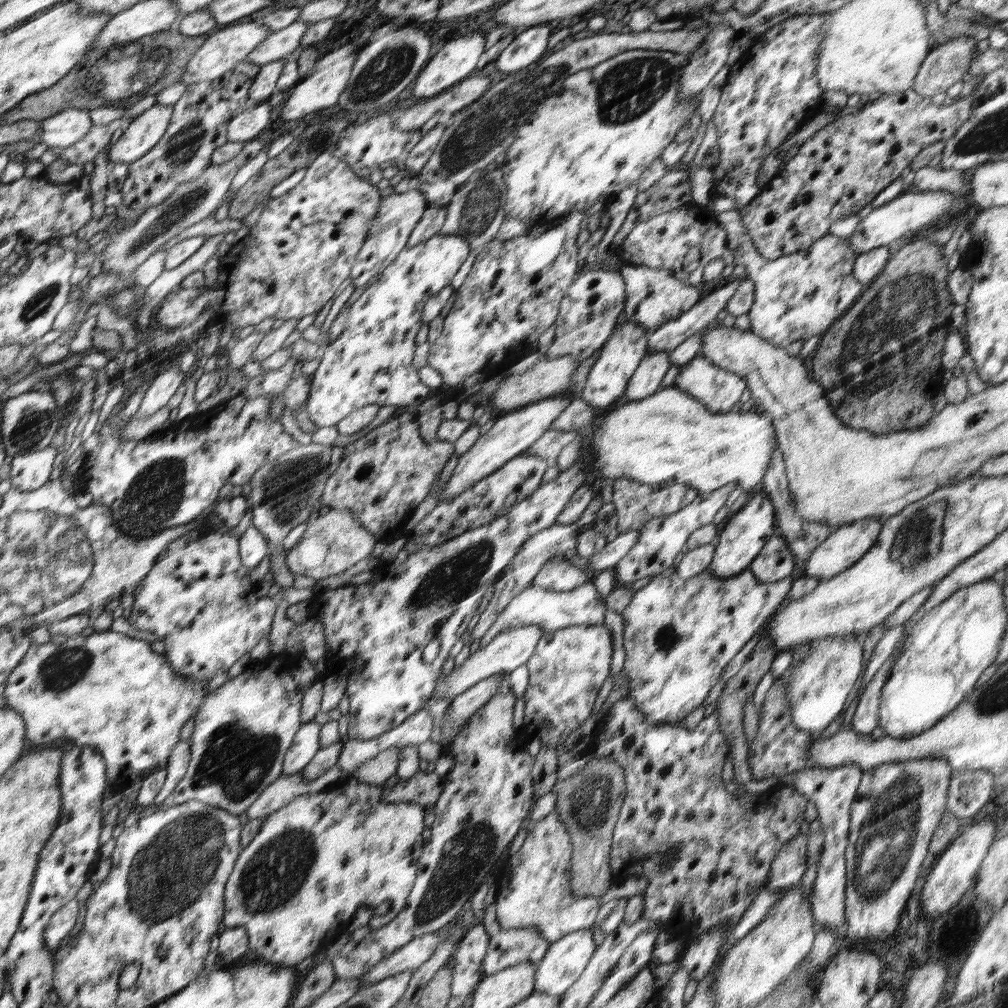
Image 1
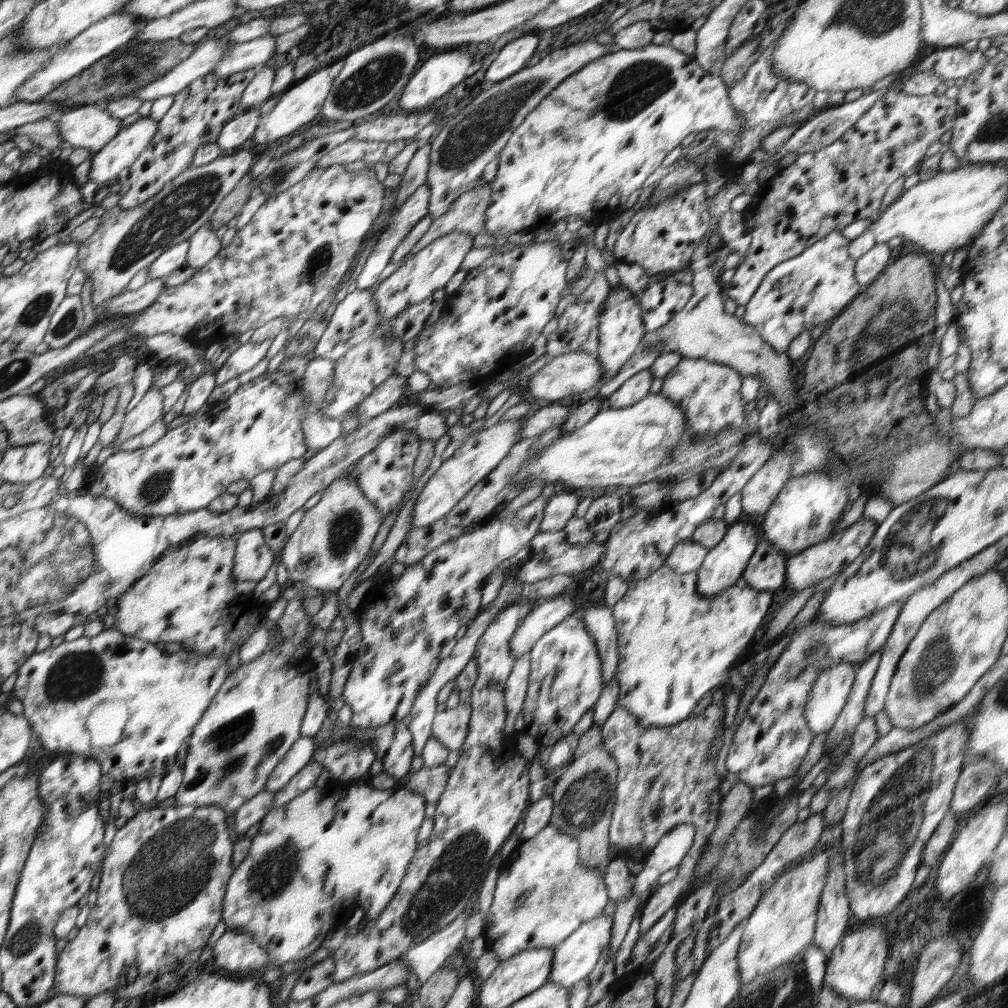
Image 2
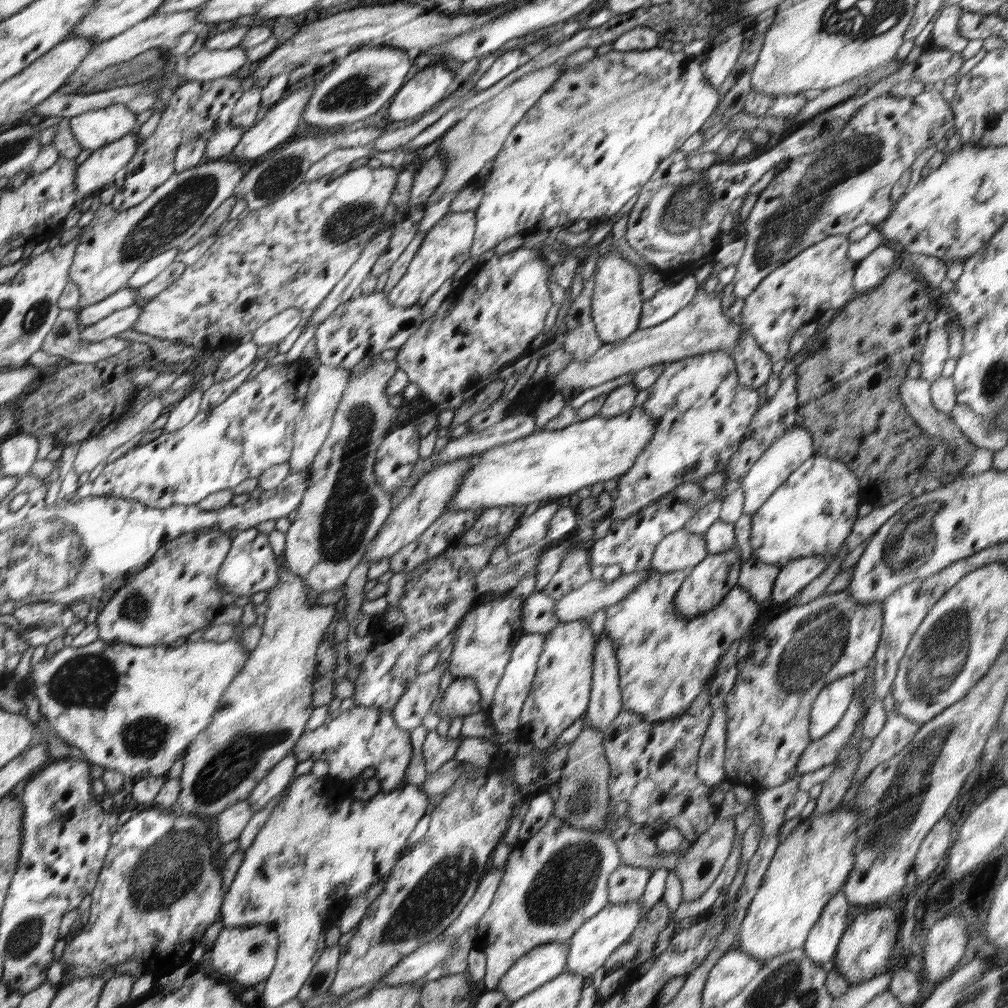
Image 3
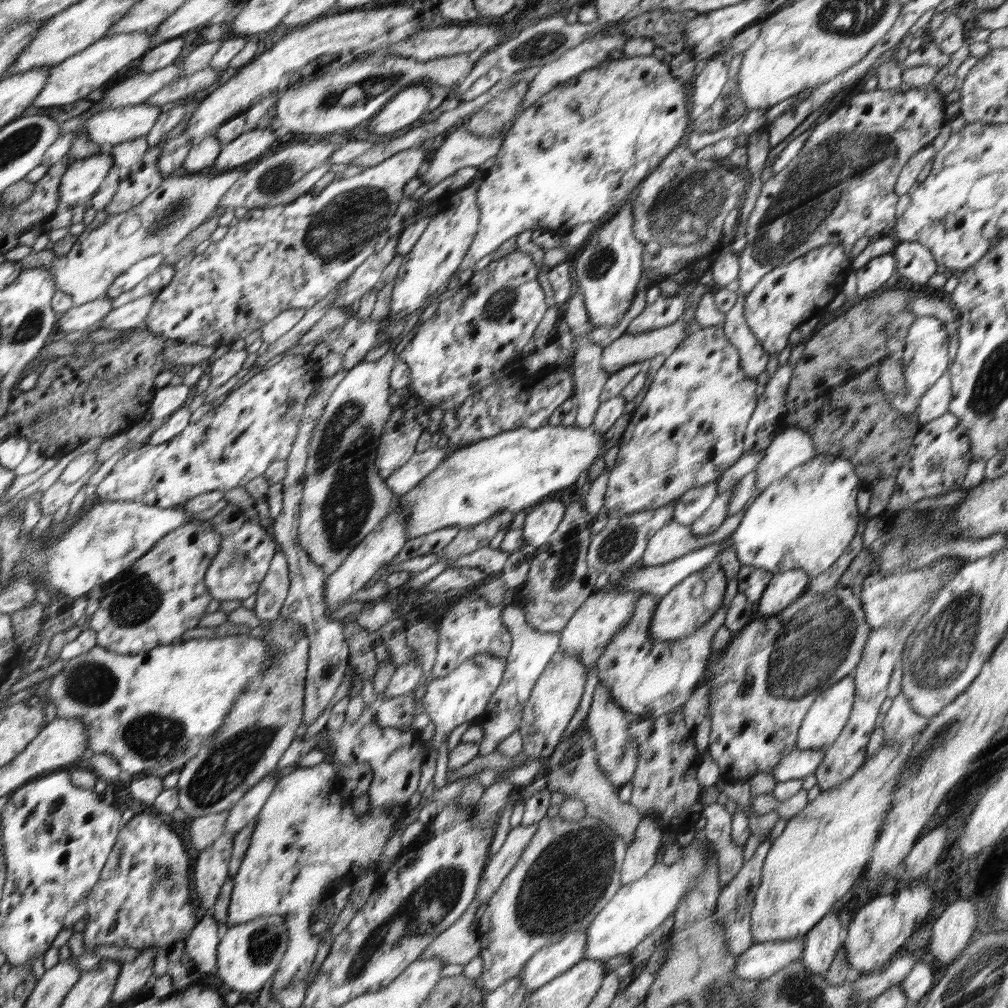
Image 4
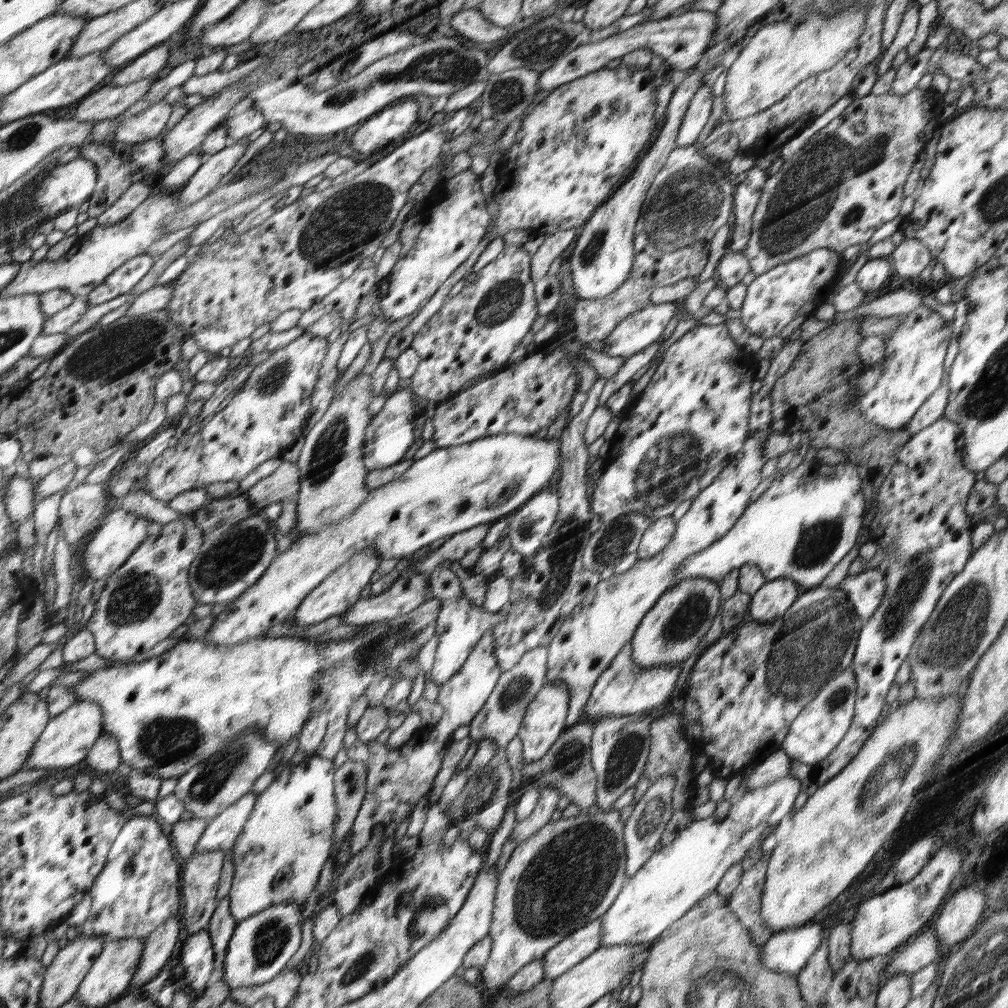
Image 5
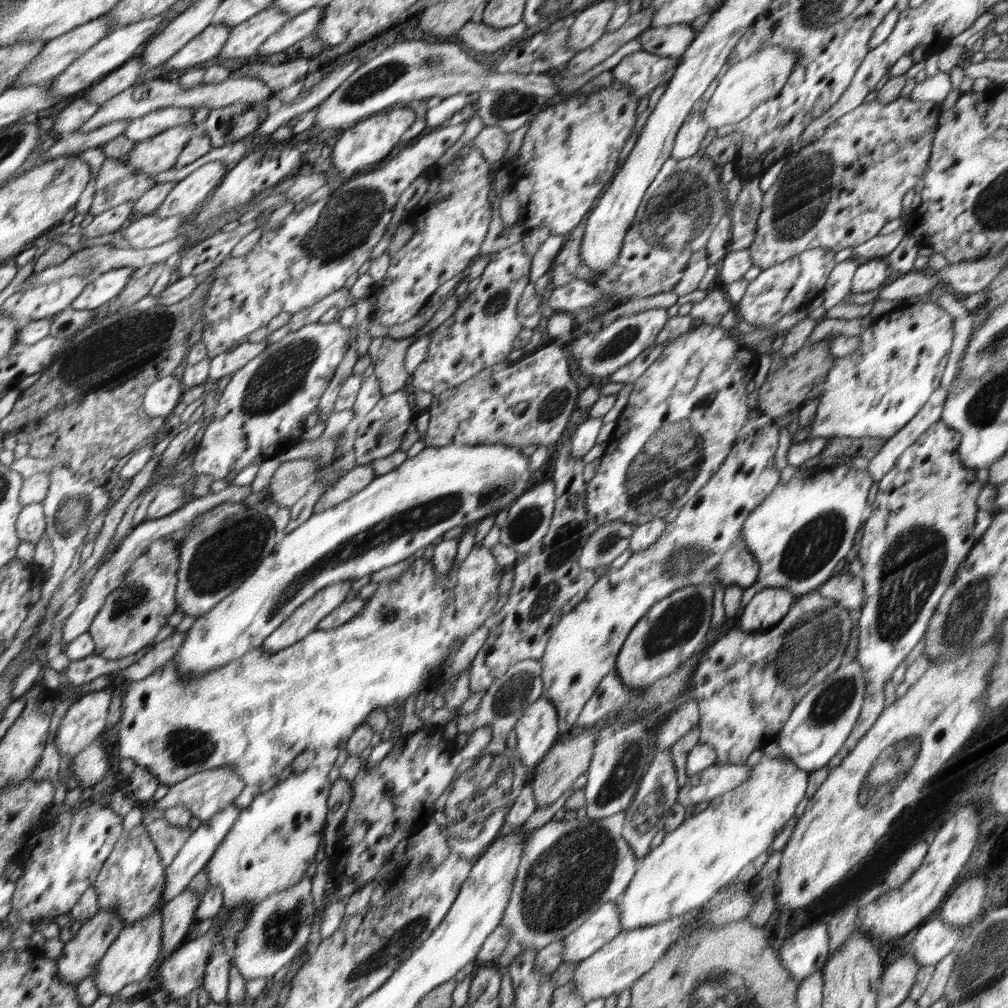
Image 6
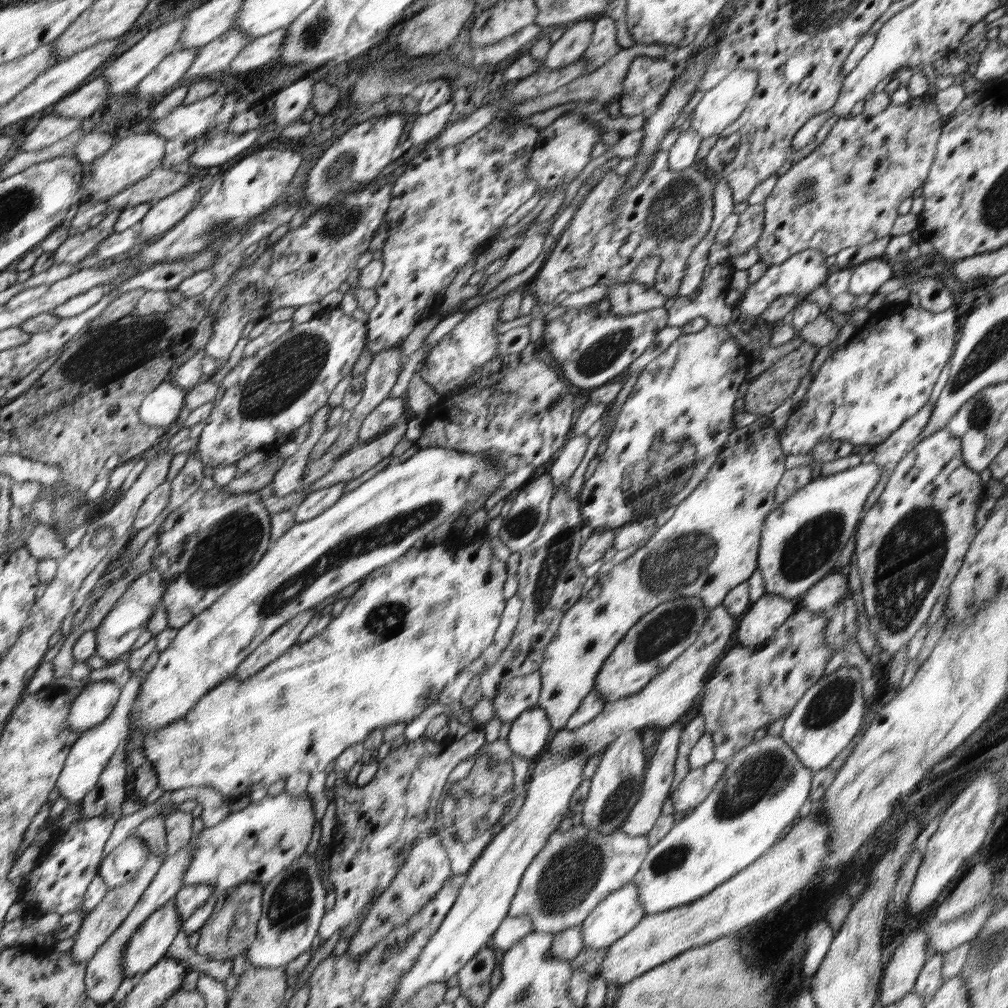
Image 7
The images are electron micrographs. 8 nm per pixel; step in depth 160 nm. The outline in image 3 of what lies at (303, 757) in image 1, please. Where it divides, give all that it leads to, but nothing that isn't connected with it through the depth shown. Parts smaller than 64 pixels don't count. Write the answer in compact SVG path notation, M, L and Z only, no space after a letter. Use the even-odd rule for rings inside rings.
M293 751L269 770L269 773L254 787L248 795L252 813L259 812L272 798L278 796L287 788L288 783L294 778L294 769L299 762Z

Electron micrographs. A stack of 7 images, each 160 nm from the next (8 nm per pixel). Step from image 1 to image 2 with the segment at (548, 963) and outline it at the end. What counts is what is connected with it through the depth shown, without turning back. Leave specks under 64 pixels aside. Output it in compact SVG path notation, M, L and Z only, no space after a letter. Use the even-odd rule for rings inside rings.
M600 915L582 923L568 938L565 938L555 949L555 958L551 966L550 981L567 989L586 978L598 964L604 950L608 950L613 938L613 917Z

